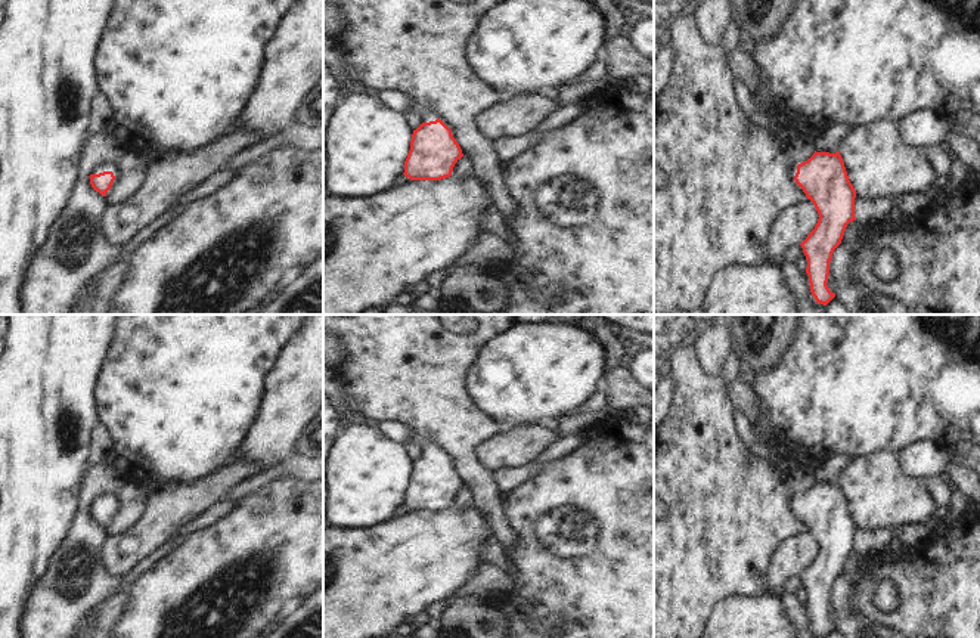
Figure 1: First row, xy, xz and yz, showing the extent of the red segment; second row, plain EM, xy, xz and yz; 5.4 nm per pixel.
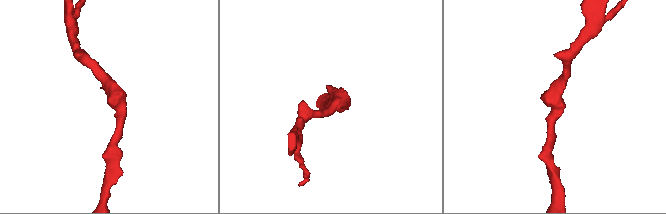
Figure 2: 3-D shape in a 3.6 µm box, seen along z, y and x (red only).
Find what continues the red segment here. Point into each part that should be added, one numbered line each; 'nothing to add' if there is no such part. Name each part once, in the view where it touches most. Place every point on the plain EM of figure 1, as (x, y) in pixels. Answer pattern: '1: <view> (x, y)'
1: xy (105, 496)

